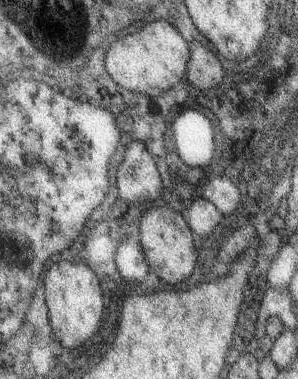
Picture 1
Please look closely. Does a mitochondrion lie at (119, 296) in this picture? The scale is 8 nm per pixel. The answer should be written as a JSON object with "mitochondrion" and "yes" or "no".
{"mitochondrion":"no"}

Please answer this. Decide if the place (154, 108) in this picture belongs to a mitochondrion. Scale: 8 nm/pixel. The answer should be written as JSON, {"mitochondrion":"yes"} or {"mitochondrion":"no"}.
{"mitochondrion":"no"}

